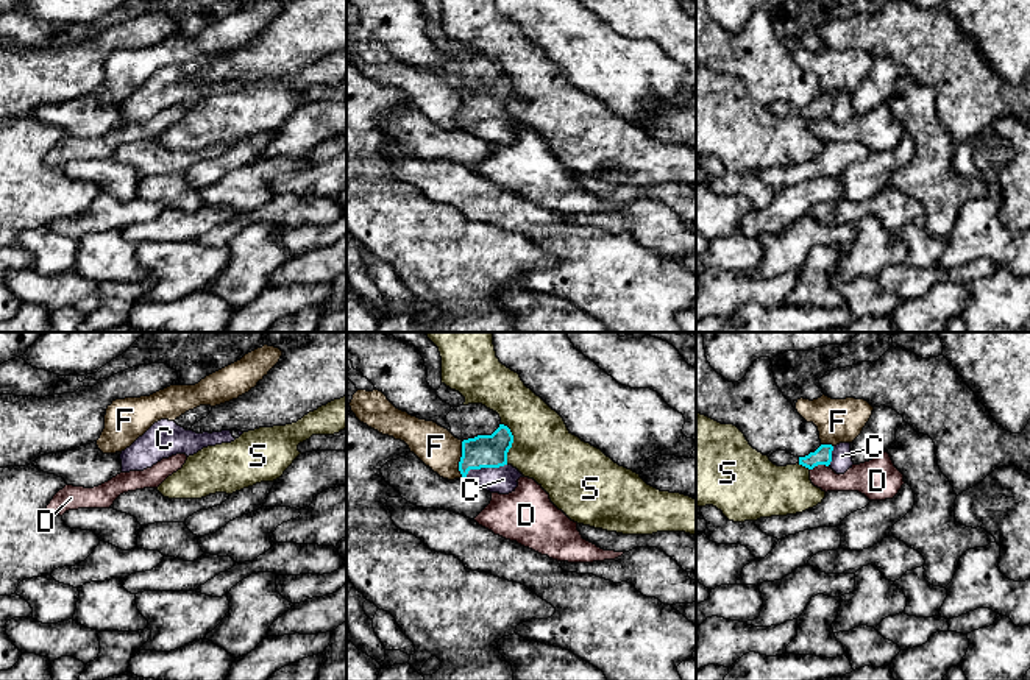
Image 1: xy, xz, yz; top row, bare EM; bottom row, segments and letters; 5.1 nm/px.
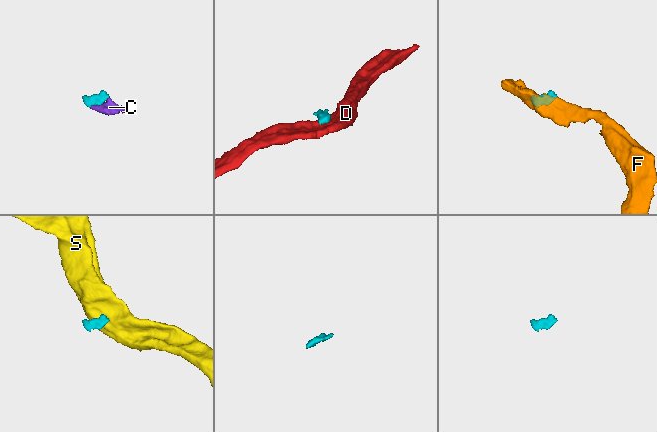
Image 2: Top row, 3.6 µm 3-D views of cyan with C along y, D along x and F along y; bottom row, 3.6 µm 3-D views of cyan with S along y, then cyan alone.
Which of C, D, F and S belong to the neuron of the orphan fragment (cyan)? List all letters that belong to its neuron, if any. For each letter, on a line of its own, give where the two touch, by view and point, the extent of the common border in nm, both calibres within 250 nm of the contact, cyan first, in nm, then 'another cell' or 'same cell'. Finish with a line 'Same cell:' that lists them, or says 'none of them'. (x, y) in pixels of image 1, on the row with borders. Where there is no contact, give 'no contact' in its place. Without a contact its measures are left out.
C: meets cyan in xz at (484, 467); contact 220 nm long; 180 nm thick on the cyan side, 140 nm on the other; same cell
D: meets cyan in yz at (818, 463); contact 100 nm long; 100 nm thick on the cyan side, 150 nm on the other; another cell
F: meets cyan in xz at (461, 460); contact 190 nm long; 180 nm thick on the cyan side, 220 nm on the other; another cell
S: meets cyan in xz at (512, 442); contact 220 nm long; 180 nm thick on the cyan side, 320 nm on the other; another cell
Same cell: C

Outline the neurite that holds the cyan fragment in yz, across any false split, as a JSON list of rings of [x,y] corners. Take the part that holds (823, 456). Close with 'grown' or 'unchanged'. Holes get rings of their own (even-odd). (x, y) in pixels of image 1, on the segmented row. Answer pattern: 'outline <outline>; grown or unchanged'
outline [[[840,443],[836,446],[821,444],[815,452],[799,457],[799,465],[808,469],[813,469],[818,465],[826,465],[836,474],[844,474],[854,465],[851,443]]]; grown

